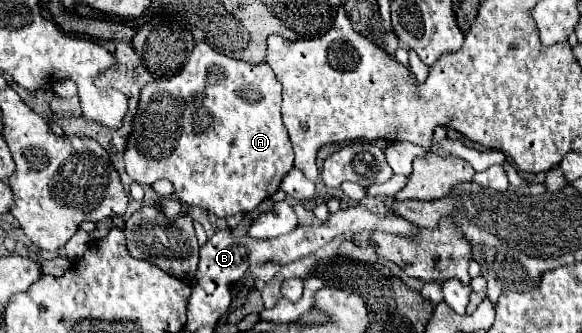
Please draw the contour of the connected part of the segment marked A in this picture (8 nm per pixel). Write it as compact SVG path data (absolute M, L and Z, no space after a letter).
M201 42L191 50L189 60L179 74L167 78L167 80L153 80L141 90L141 100L137 106L137 114L133 118L133 130L129 134L123 160L125 160L127 174L133 182L143 186L143 184L153 184L155 180L167 178L175 186L175 196L187 206L199 206L199 208L207 210L209 214L215 214L217 218L229 218L229 216L235 216L237 212L251 212L265 198L269 198L271 194L275 194L279 190L283 176L293 168L293 148L291 148L287 130L285 130L283 120L281 120L281 84L277 82L277 78L267 62L249 64L243 60L235 60L235 58L229 58L229 56L215 52L209 44Z

